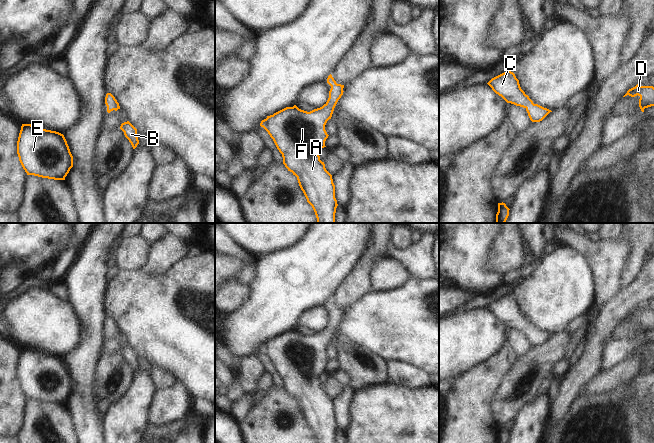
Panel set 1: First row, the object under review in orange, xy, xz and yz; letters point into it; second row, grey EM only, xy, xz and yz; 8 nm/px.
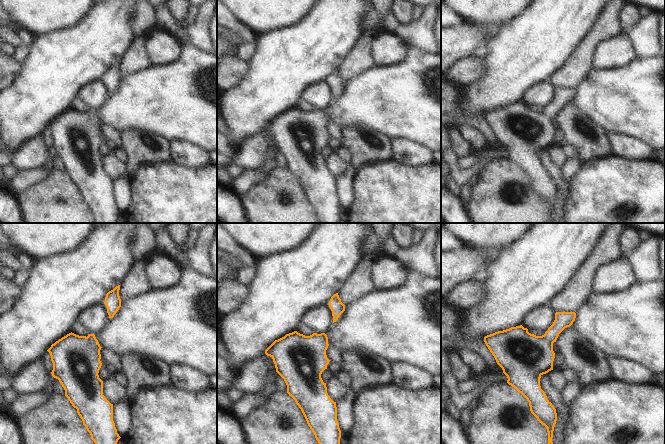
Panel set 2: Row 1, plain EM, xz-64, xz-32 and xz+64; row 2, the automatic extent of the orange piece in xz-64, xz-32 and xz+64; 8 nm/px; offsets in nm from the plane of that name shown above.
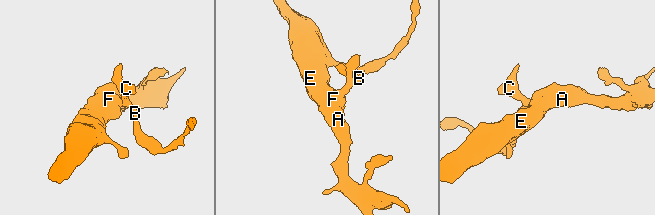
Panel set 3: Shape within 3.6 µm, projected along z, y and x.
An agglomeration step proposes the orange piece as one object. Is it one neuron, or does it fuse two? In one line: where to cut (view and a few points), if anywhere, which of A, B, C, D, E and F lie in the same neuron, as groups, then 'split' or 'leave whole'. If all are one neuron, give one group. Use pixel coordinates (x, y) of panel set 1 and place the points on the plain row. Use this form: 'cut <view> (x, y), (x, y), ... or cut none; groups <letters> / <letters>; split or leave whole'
cut none; groups A B C D E F; leave whole

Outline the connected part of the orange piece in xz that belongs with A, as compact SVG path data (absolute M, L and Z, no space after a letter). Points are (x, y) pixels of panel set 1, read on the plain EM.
M331 298L327 307L331 313L322 331L310 336L296 329L286 331L260 347L282 378L285 391L297 401L317 443L335 443L338 430L332 399L320 384L319 375L326 371L329 359L325 349L343 319L344 309L337 308Z

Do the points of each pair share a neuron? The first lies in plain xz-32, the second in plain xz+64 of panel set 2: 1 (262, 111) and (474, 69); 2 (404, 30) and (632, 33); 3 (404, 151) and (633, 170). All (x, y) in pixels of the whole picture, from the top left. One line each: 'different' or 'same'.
1: different
2: same
3: different

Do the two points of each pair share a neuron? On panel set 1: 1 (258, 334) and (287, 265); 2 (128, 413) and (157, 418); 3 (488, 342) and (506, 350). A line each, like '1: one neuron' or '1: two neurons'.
1: one neuron
2: two neurons
3: two neurons

